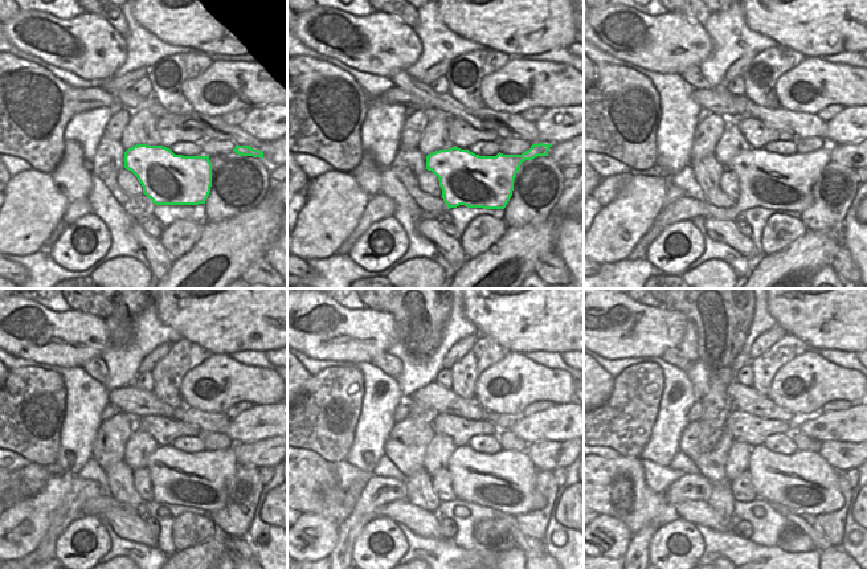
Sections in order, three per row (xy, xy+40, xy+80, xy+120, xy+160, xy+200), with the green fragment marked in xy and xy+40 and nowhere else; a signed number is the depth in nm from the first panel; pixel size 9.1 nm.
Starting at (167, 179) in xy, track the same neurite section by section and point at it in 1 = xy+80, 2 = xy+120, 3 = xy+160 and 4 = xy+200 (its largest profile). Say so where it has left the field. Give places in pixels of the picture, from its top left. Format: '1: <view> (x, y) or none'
1: xy+80 (768, 180)
2: xy+120 (200, 479)
3: xy+160 (503, 481)
4: xy+200 (805, 481)

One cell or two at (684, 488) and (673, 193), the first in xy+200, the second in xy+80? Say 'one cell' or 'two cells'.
one cell

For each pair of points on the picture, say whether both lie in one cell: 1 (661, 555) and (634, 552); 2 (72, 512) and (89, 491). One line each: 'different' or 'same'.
1: different
2: same

